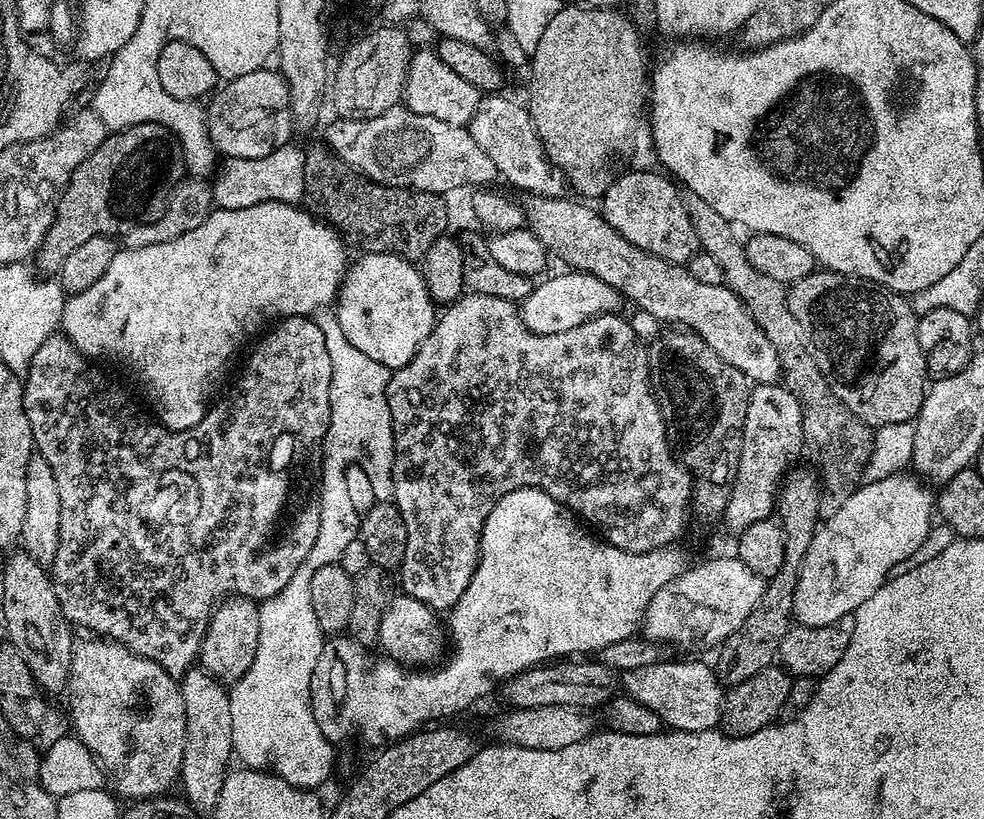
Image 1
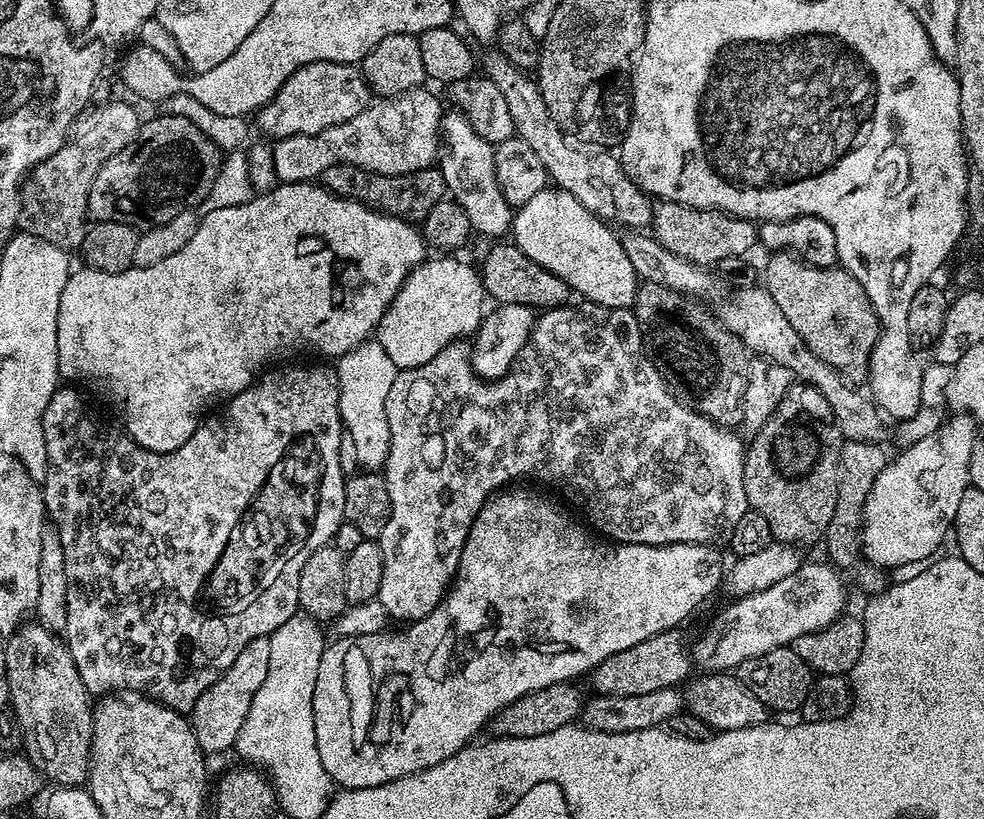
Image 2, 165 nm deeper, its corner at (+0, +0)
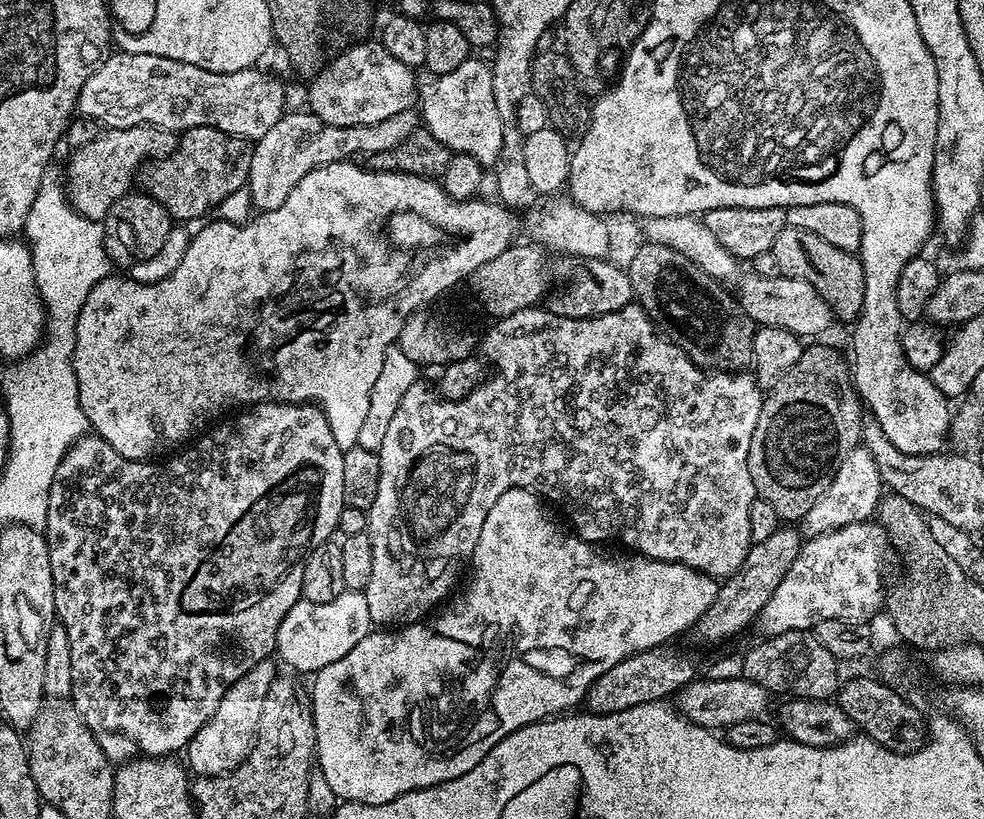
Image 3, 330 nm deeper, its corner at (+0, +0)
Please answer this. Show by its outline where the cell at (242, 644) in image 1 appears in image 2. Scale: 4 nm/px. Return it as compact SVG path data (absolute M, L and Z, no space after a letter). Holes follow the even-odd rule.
M259 636L246 646L242 646L242 654L234 658L234 662L196 699L190 713L190 723L201 752L224 752L235 745L238 730L242 730L242 722L246 722L246 714L250 714L250 702L254 702L254 694L258 694L258 686L266 678L266 670L270 670L270 642L267 636Z

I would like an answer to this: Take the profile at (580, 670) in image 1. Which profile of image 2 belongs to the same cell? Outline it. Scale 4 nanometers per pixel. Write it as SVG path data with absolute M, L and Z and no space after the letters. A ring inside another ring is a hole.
M680 630L659 632L638 642L638 646L630 646L630 650L618 650L618 654L606 658L606 662L592 669L592 692L597 696L629 696L683 685L693 675L694 661L689 645L684 645L682 633Z

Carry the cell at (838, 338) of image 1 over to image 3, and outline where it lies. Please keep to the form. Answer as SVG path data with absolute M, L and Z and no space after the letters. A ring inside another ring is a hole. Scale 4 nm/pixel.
M789 227L774 238L771 252L776 259L779 275L810 282L810 286L814 286L814 290L818 290L820 297L832 307L833 317L840 319L841 316L852 322L860 315L864 304L864 271L859 255L830 246L830 242L818 238L818 234L810 234L810 230Z

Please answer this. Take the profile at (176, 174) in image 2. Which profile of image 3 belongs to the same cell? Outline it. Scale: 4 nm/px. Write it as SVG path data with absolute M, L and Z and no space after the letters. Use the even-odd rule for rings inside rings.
M198 126L191 128L177 139L176 148L170 155L143 165L142 188L172 215L173 221L185 222L215 210L224 198L229 197L239 188L245 187L250 174L251 161L252 148L249 141L240 140L237 136L231 136L222 130L214 130L210 126Z

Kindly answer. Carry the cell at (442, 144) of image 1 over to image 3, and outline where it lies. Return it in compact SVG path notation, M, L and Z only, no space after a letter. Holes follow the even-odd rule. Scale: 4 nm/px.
M409 110L402 114L394 114L394 118L385 118L383 122L374 122L366 126L330 126L324 124L314 113L285 111L283 118L274 122L260 140L255 141L252 148L250 174L246 187L252 199L253 209L260 212L278 210L282 202L310 174L310 170L318 170L327 164L336 164L340 160L351 161L355 152L364 156L376 156L379 152L391 153L418 127L418 116Z

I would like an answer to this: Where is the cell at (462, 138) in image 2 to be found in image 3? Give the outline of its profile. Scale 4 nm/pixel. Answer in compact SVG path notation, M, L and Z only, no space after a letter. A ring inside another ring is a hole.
M470 58L458 66L458 70L450 70L450 74L435 77L432 89L428 92L428 97L424 100L424 116L422 112L422 124L427 128L438 142L442 142L453 153L468 154L471 158L476 158L483 166L495 165L502 150L502 134L505 125L502 118L498 118L498 105L494 102L494 78L491 67L487 63Z

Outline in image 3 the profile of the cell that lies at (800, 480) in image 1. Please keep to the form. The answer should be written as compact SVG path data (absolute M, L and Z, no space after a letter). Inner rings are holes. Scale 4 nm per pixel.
M824 342L809 343L798 362L794 362L794 366L778 378L773 388L767 389L758 414L758 426L754 426L754 438L750 438L748 465L750 478L754 478L756 495L770 502L770 506L774 506L774 514L778 514L784 522L803 521L810 506L826 494L826 486L830 486L846 454L850 454L862 440L862 401L852 383L849 361L845 353L843 356L838 349L820 343Z

